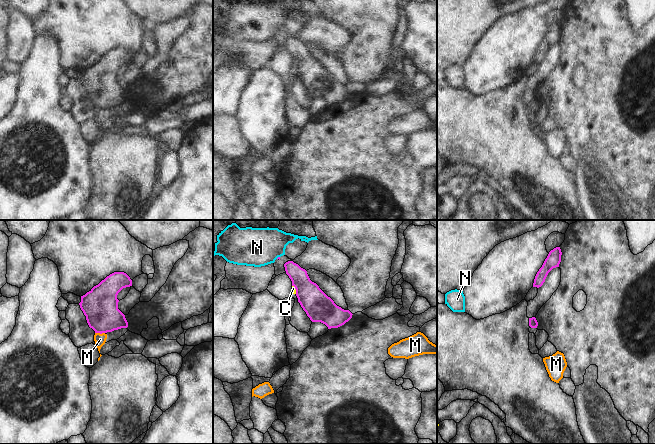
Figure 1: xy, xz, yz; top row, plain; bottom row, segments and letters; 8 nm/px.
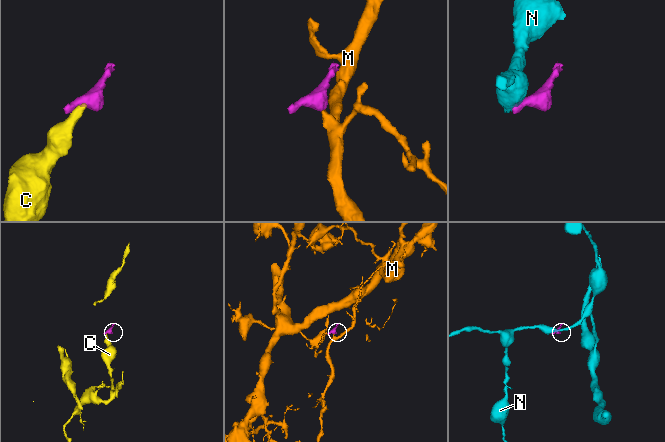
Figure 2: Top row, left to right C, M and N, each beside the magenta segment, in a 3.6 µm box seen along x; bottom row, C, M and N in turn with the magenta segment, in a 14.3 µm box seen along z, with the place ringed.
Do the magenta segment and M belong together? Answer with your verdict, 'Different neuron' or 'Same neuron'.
Different neuron

